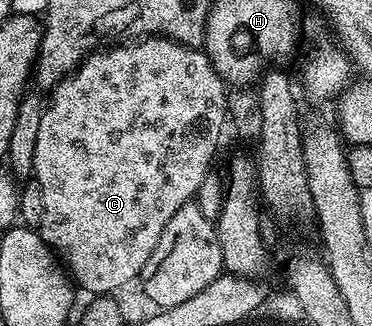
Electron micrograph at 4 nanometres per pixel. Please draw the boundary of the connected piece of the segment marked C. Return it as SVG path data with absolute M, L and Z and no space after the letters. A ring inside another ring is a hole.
M146 36L91 51L68 76L51 89L49 96L52 97L43 105L44 113L38 126L38 143L34 146L32 163L34 183L42 190L42 218L38 231L77 285L80 283L86 291L96 292L92 294L115 294L146 266L150 254L154 254L154 246L158 246L158 238L162 238L162 230L166 230L166 222L170 222L170 218L178 214L183 204L195 197L202 182L210 175L211 168L208 167L216 156L220 131L224 126L226 128L226 85L214 70L208 53L199 47L190 48L176 40L169 40L167 36Z

